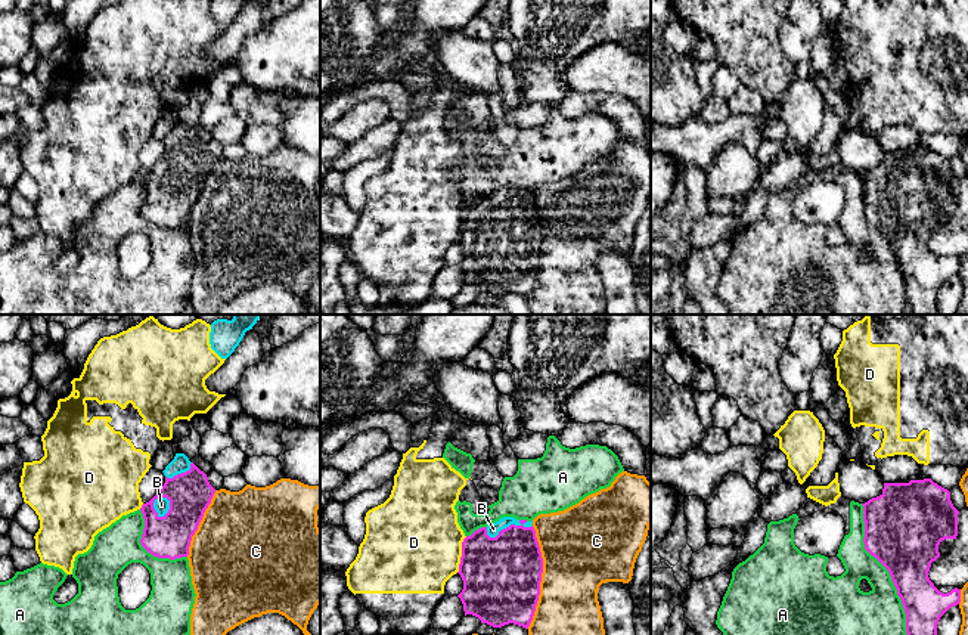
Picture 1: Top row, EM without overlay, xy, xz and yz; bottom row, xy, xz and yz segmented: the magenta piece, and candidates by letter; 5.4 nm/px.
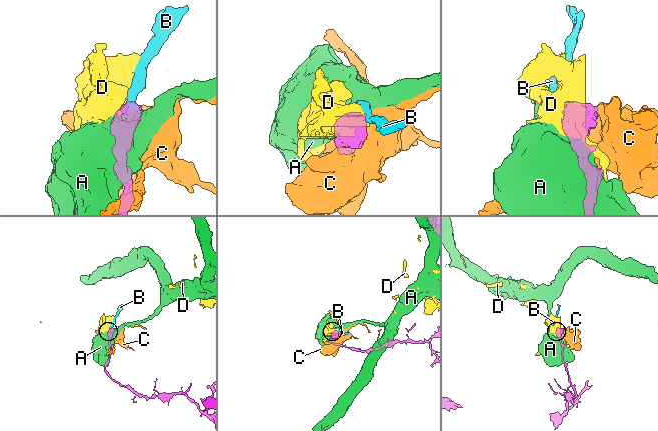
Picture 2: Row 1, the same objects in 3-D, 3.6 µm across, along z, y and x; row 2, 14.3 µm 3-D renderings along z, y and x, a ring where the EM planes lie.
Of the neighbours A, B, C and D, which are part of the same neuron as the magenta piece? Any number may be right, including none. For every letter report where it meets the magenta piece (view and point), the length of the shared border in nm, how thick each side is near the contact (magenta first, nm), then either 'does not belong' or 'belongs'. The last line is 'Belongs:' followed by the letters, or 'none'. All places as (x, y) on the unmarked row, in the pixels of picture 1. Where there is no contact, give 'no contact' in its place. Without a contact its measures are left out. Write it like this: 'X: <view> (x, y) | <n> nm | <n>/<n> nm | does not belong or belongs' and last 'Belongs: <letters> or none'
A: yz (890, 244) | 800 nm | 420/300 nm | does not belong
B: xz (509, 195) | 260 nm | 400/70 nm | belongs
C: xz (540, 247) | 550 nm | 420/400 nm | does not belong
D: xz (462, 223) | 200 nm | 420/480 nm | does not belong
Belongs: B

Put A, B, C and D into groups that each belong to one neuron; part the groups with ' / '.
A / B / C / D

